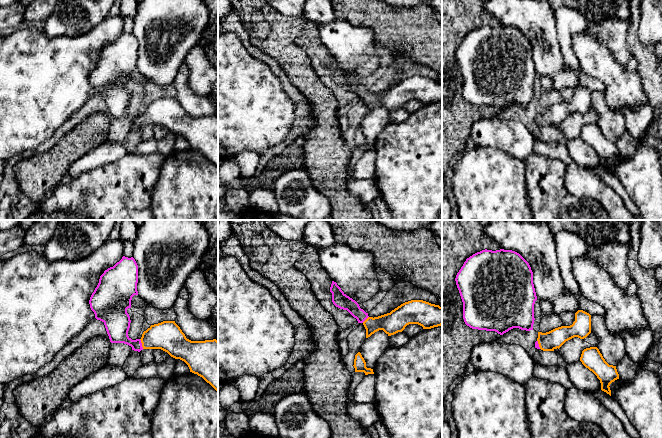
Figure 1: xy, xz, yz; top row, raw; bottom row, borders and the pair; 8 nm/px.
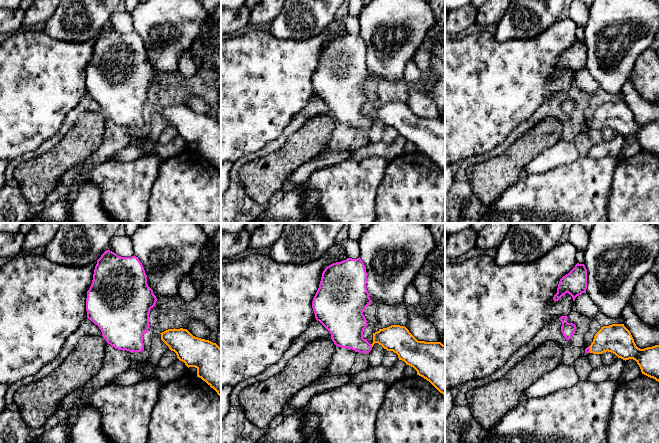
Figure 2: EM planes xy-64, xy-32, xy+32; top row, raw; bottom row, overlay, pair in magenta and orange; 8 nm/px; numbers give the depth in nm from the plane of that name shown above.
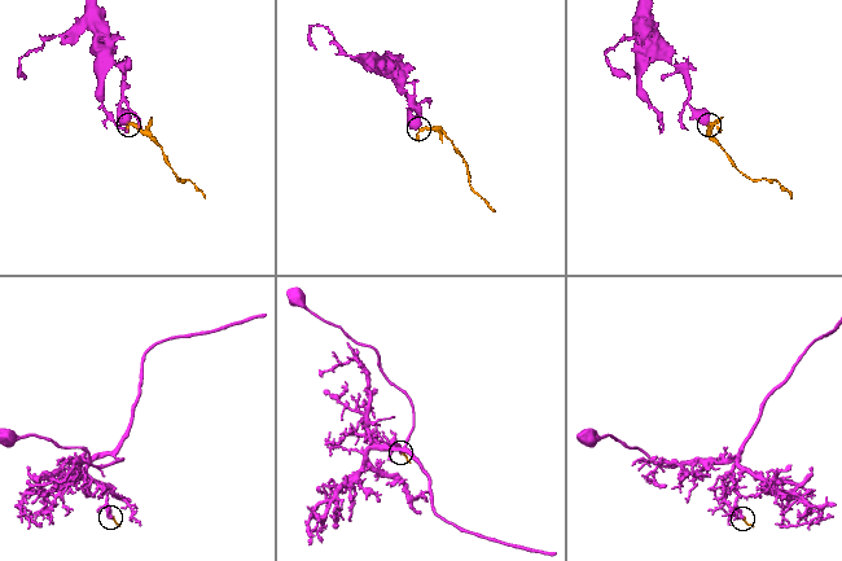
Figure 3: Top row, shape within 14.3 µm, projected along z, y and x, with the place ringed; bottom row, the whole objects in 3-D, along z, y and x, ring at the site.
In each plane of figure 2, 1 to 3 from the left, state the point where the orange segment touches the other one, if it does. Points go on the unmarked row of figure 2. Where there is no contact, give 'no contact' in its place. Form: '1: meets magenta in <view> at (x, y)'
1: no contact
2: meets magenta in xy-32 at (371, 121)
3: meets magenta in xy+32 at (589, 126)

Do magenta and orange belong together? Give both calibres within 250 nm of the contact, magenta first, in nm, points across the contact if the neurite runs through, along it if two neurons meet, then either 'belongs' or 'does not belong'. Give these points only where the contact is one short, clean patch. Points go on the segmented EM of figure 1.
200/240 nm | across xy (117, 324), (130, 342), (141, 344), (152, 338), (167, 335) | belongs

